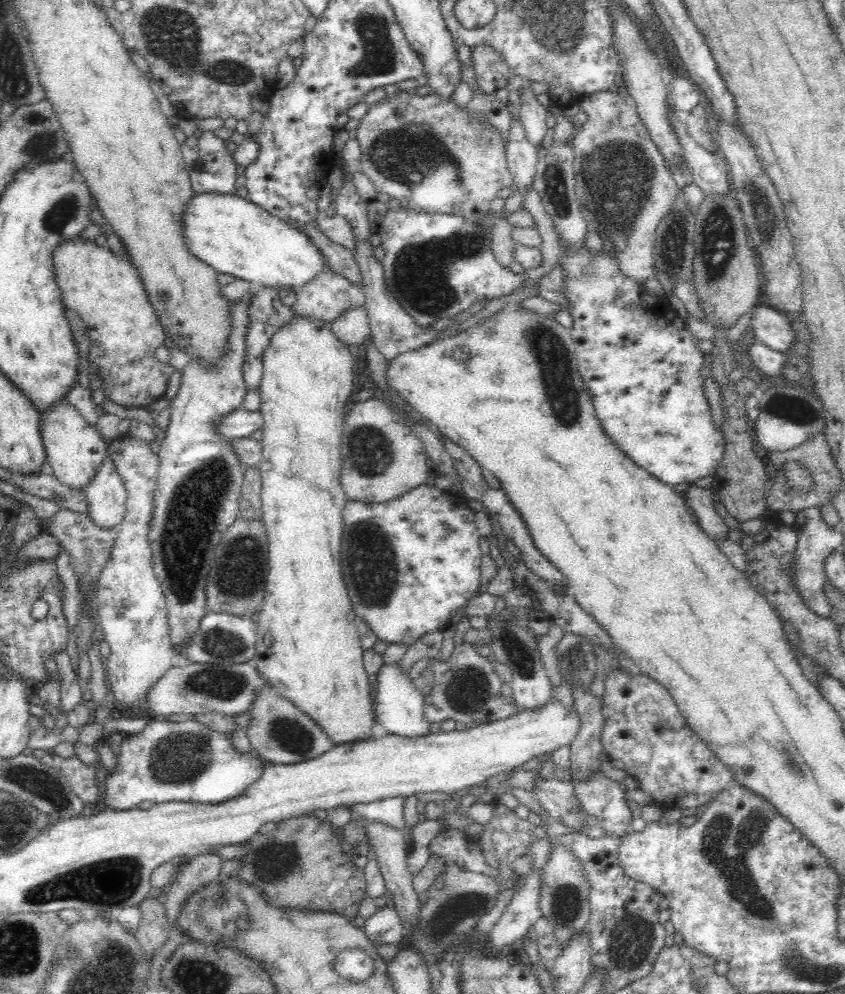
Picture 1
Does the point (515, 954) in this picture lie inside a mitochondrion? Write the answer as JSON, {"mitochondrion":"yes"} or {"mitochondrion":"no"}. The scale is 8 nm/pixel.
{"mitochondrion":"no"}

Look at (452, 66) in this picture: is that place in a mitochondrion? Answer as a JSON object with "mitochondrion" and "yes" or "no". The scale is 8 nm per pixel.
{"mitochondrion":"no"}

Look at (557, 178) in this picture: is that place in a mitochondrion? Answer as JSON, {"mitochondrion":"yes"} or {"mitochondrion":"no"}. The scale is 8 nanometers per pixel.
{"mitochondrion":"yes"}

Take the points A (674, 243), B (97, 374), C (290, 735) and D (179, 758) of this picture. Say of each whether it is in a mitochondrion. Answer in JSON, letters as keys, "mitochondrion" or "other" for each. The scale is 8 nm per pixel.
{"A":"mitochondrion","B":"other","C":"mitochondrion","D":"mitochondrion"}

